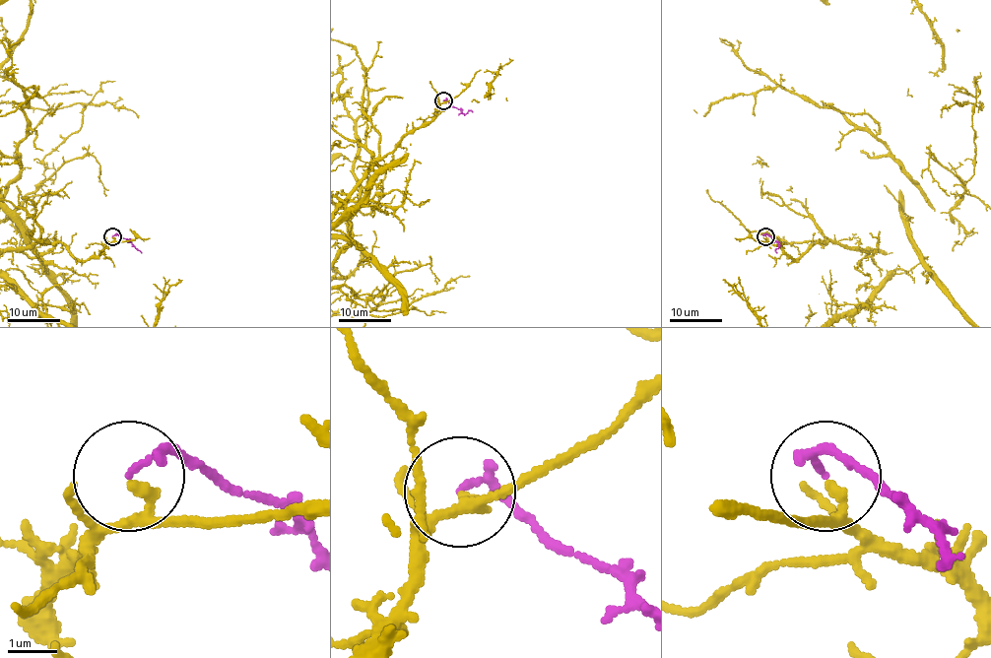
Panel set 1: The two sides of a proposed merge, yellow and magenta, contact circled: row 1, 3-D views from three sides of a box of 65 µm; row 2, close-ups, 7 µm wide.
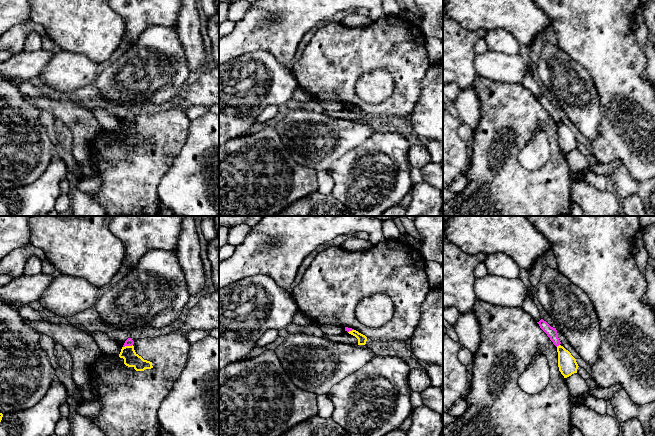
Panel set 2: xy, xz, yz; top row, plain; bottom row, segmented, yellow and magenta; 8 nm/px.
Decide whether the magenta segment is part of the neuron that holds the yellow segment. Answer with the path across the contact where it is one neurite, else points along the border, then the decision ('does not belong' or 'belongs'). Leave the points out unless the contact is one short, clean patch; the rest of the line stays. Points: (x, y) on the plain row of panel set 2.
along xy (132, 120), (123, 123) | does not belong

